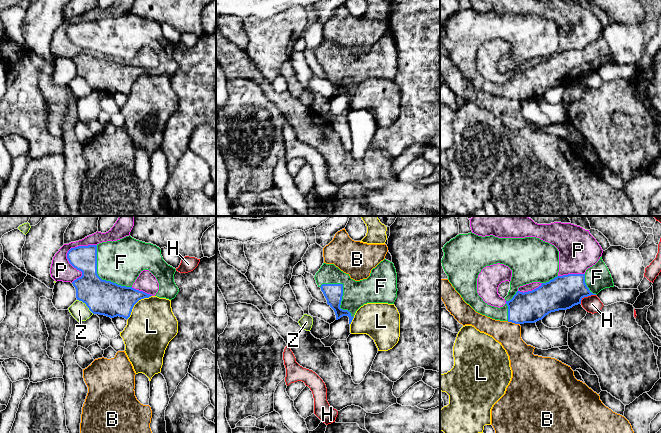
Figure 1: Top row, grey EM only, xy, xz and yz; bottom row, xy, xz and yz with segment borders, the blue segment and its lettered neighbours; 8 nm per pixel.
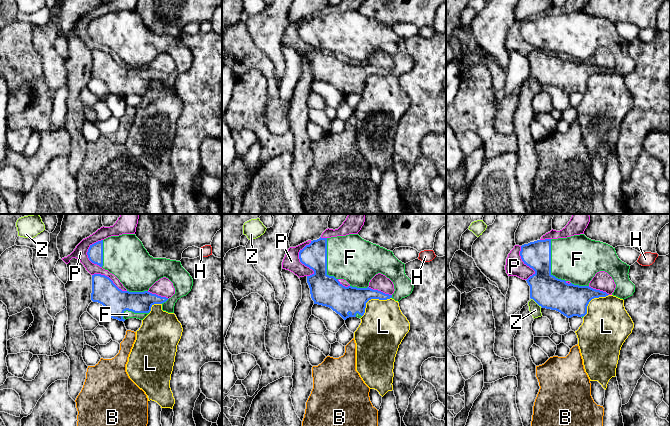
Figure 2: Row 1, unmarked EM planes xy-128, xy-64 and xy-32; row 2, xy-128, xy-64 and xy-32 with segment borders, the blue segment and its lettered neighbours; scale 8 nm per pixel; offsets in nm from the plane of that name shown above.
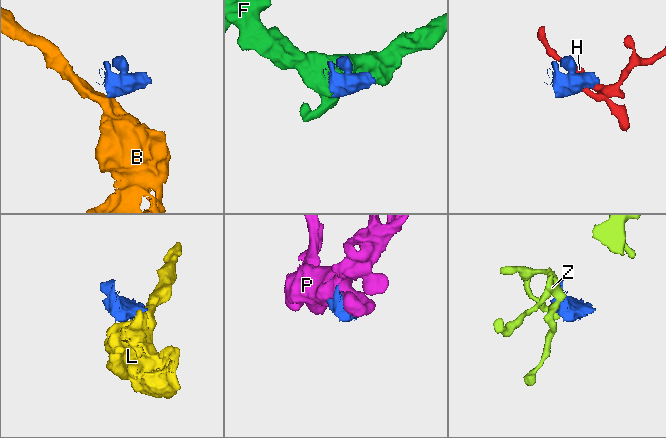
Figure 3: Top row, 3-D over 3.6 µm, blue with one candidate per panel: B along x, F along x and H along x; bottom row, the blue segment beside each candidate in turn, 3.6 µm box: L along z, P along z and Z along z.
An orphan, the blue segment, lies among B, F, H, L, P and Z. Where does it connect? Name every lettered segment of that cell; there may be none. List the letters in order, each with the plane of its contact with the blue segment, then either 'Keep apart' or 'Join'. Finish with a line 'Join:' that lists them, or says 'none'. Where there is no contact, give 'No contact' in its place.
B: Touches blue in yz. Keep apart
F: Touches blue in xy. Join
H: Touches blue in yz. Keep apart
L: Touches blue in xy. Keep apart
P: Touches blue in xy. Keep apart
Z: Touches blue in xy. Keep apart
Join: F

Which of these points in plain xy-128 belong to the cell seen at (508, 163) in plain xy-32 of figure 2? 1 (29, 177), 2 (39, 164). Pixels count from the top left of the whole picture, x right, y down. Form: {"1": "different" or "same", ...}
{"1": "different", "2": "different"}

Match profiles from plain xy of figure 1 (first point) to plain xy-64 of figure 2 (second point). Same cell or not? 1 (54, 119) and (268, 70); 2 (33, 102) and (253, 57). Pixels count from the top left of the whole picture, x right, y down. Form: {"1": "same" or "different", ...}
{"1": "same", "2": "different"}

